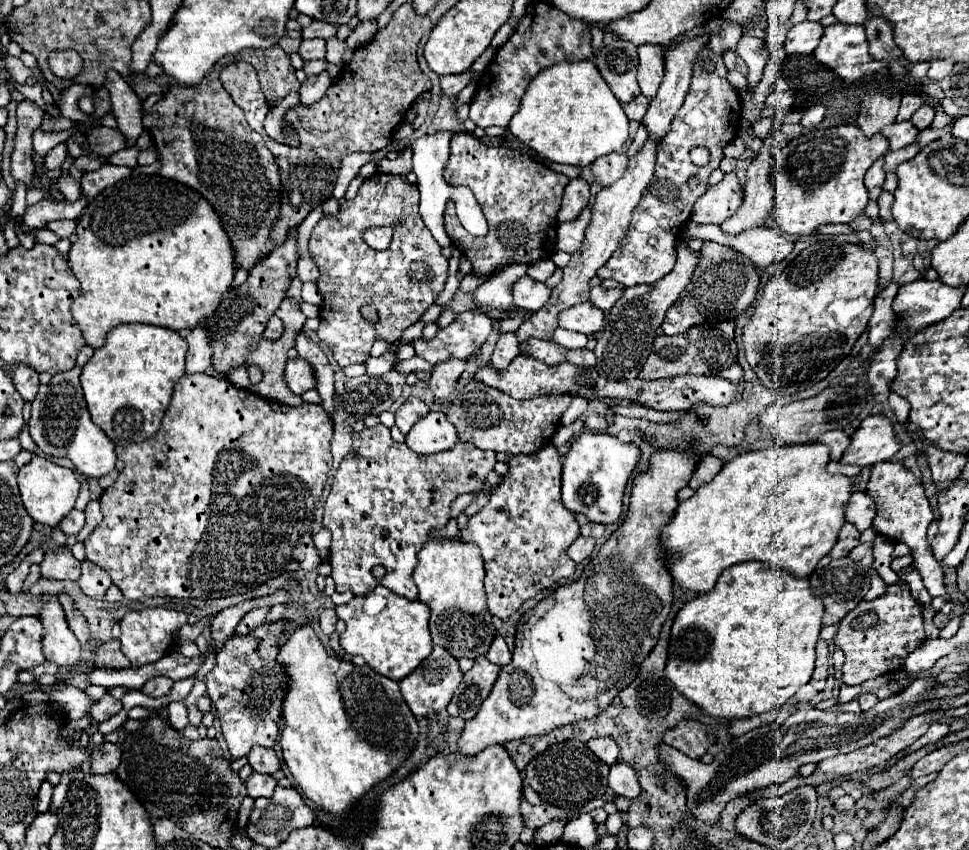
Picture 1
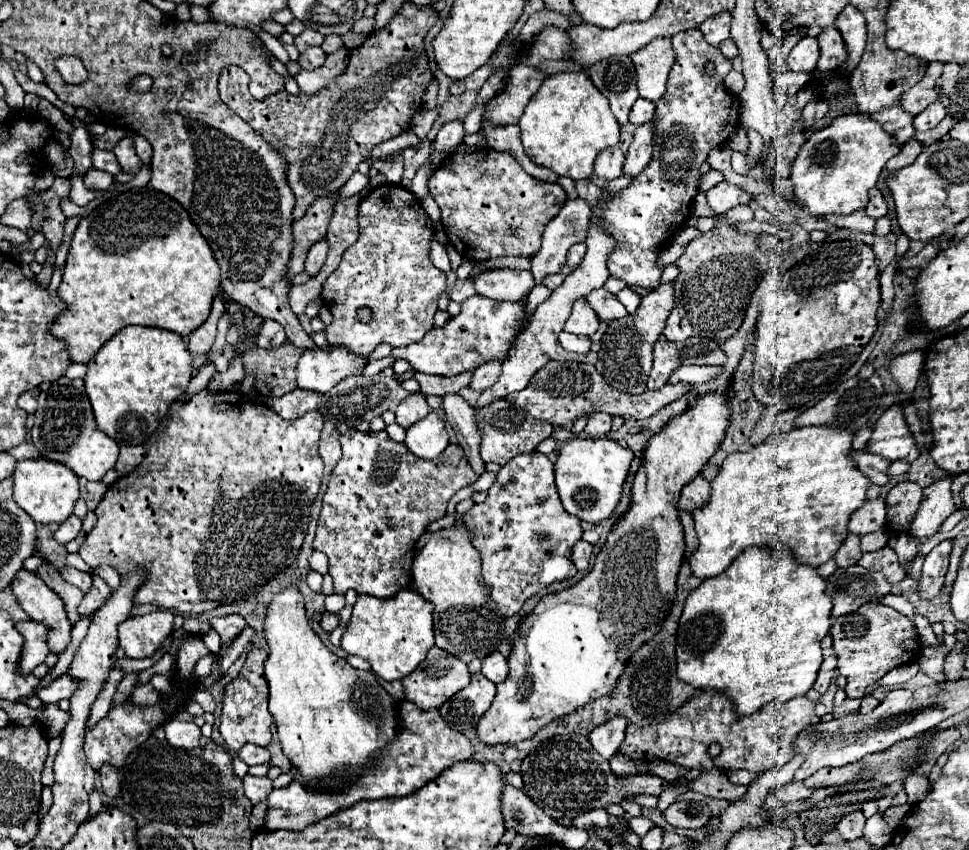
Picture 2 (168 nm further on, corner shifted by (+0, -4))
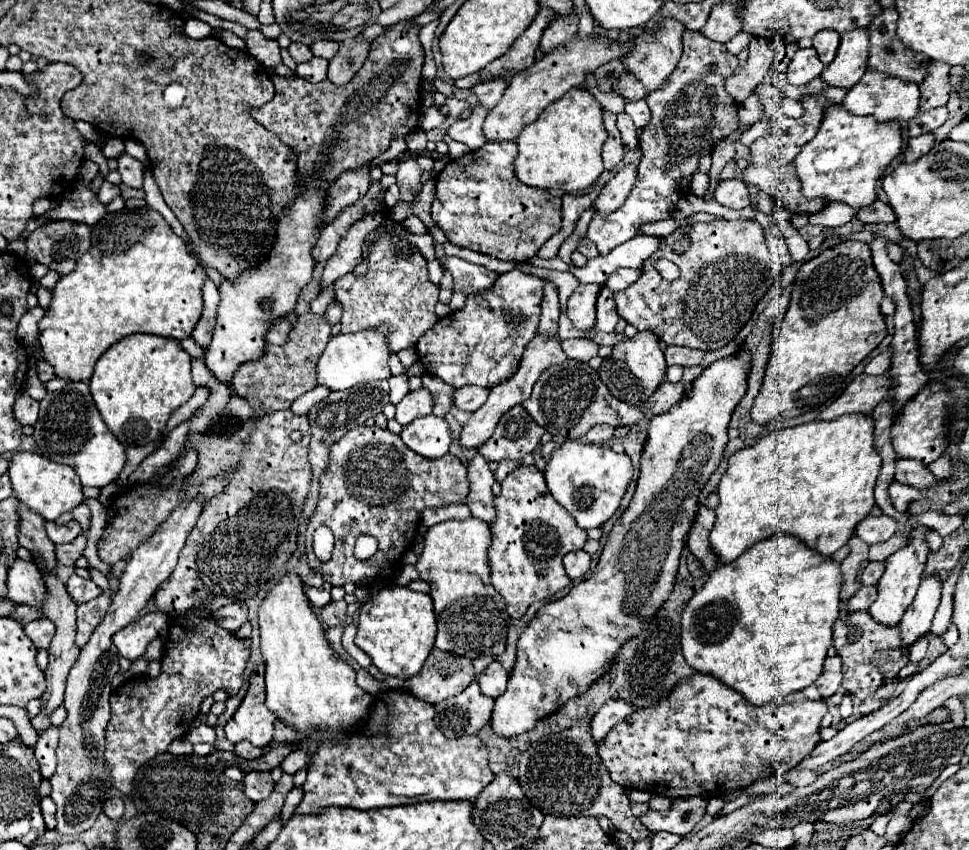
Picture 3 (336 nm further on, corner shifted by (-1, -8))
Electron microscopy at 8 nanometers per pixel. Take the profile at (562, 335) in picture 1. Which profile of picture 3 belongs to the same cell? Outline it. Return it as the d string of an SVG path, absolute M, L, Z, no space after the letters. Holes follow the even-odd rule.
M577 338L577 340L561 340L561 346L563 346L563 352L567 354L567 358L579 360L579 362L587 362L593 356L597 356L597 352L599 352L597 342L583 340L583 338Z

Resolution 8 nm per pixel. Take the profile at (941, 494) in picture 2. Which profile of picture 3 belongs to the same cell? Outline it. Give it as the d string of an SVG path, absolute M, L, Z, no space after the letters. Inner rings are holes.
M919 528L913 534L913 540L905 548L901 548L899 552L895 552L893 556L889 556L885 560L887 572L883 574L883 578L877 584L879 598L867 610L875 622L881 622L883 626L897 626L901 622L901 616L905 614L905 610L913 602L913 598L917 594L917 588L919 588L919 582L921 582L921 574L923 574L925 554L929 554L929 546L925 542L925 534L927 534L927 528Z

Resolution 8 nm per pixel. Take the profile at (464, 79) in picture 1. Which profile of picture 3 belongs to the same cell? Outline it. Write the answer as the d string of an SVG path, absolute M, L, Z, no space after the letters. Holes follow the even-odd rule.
M491 80L491 82L475 84L471 90L473 90L473 94L477 94L479 102L485 104L491 110L501 100L501 94L505 92L505 86L507 86L507 80Z

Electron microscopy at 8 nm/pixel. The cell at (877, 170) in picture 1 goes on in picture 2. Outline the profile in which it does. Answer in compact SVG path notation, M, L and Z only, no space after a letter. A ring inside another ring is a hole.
M878 188L870 190L870 204L866 206L866 214L872 218L880 218L886 214L886 200Z

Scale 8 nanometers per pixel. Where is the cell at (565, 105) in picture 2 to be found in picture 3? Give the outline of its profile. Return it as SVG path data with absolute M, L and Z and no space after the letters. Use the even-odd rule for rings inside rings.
M569 90L565 98L549 104L541 118L527 126L517 138L519 154L515 158L515 174L521 182L533 188L549 190L561 188L565 192L579 192L589 188L603 172L601 162L601 146L607 138L607 130L603 126L601 104L585 90Z

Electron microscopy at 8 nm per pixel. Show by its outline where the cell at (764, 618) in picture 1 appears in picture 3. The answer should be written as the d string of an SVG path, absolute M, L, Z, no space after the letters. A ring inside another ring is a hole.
M777 532L769 538L763 538L761 542L753 544L753 546L749 546L739 558L735 558L729 564L719 566L715 572L709 574L705 586L701 590L697 590L697 594L691 598L691 602L687 604L687 608L683 612L683 622L681 622L683 656L685 656L685 660L689 660L689 666L695 672L705 672L705 674L717 676L723 684L727 684L729 688L743 694L751 704L763 706L763 704L769 704L773 698L785 698L793 692L807 688L809 684L813 684L817 680L817 674L821 674L821 666L825 662L827 648L831 646L833 624L839 618L839 604L841 604L839 592L841 592L841 564L839 562L833 562L829 556L823 556L823 554L811 550L805 542L801 544L799 538L795 538L787 532Z

